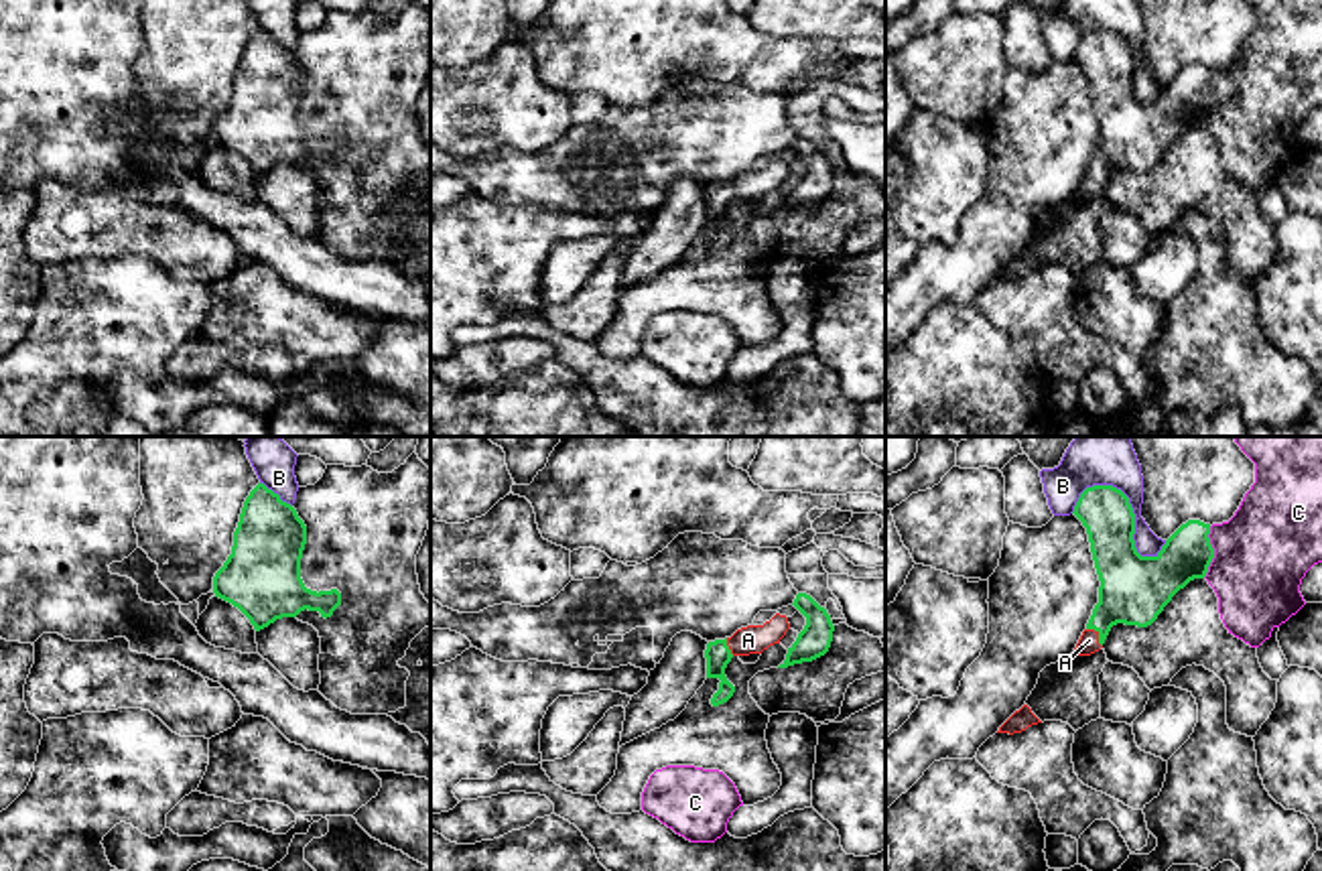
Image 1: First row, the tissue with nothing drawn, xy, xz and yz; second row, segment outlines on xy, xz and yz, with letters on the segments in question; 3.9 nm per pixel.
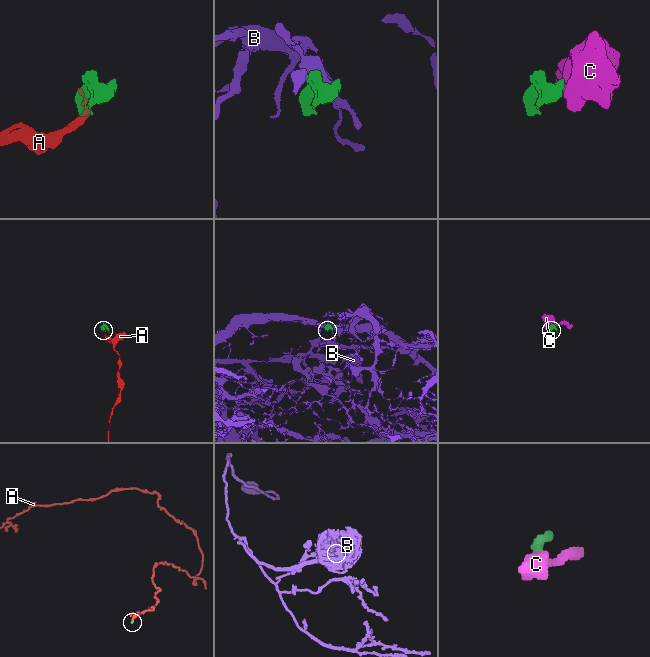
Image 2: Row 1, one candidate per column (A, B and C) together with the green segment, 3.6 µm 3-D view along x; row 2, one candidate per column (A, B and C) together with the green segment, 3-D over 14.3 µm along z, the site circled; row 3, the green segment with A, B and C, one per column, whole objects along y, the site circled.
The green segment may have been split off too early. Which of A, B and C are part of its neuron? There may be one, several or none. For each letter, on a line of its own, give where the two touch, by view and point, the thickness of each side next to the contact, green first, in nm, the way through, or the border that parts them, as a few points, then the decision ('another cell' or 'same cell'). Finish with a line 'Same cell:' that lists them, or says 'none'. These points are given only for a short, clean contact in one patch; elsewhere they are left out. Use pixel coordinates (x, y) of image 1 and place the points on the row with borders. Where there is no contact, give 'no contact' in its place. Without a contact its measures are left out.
A: contact yz (1099, 636); calibres 280 and 80 nm; way yz (1134, 589), (1099, 624), (1099, 636), (1089, 640); same cell
B: contact yz (1132, 510); calibres 200 and 240 nm; another cell
C: contact yz (1213, 553); calibres 200 and 380 nm; way yz (1186, 555), (1213, 553), (1264, 551); same cell
Same cell: A, C

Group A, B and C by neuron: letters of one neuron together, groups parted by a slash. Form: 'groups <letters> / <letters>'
groups A C / B

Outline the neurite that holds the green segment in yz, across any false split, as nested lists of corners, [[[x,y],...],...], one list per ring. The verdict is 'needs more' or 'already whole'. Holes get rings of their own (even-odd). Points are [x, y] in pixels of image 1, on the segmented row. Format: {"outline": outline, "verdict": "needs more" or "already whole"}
{"outline": [[[1233,437],[1241,451],[1255,463],[1255,483],[1245,493],[1239,510],[1229,522],[1204,524],[1188,520],[1162,546],[1155,556],[1141,556],[1135,548],[1135,514],[1129,497],[1113,485],[1086,487],[1074,516],[1088,534],[1095,568],[1101,581],[1099,603],[1082,631],[1074,652],[1090,656],[1099,652],[1113,625],[1151,625],[1172,597],[1194,579],[1206,579],[1218,597],[1218,613],[1235,638],[1259,648],[1271,631],[1296,615],[1304,605],[1300,593],[1306,573],[1322,562],[1322,437]]], "verdict": "needs more"}

